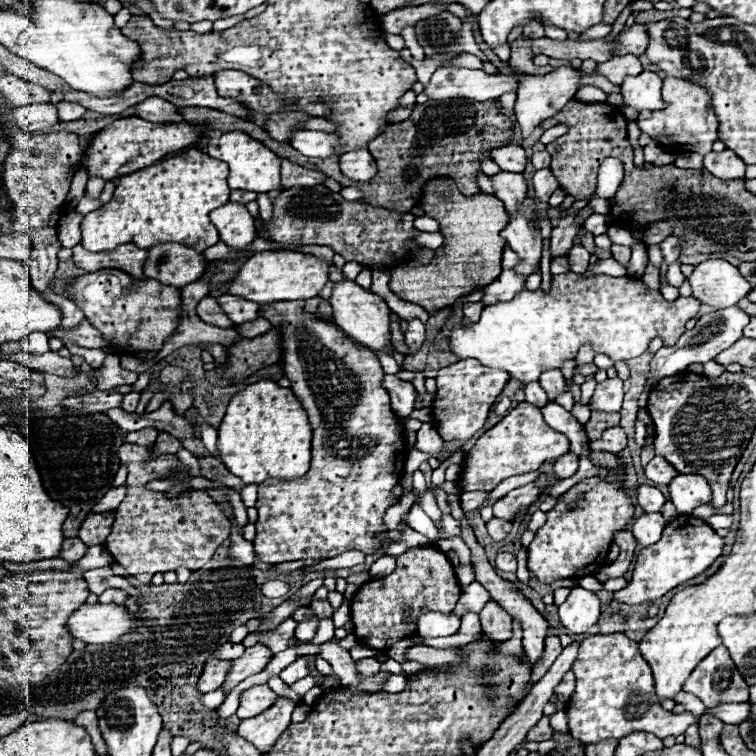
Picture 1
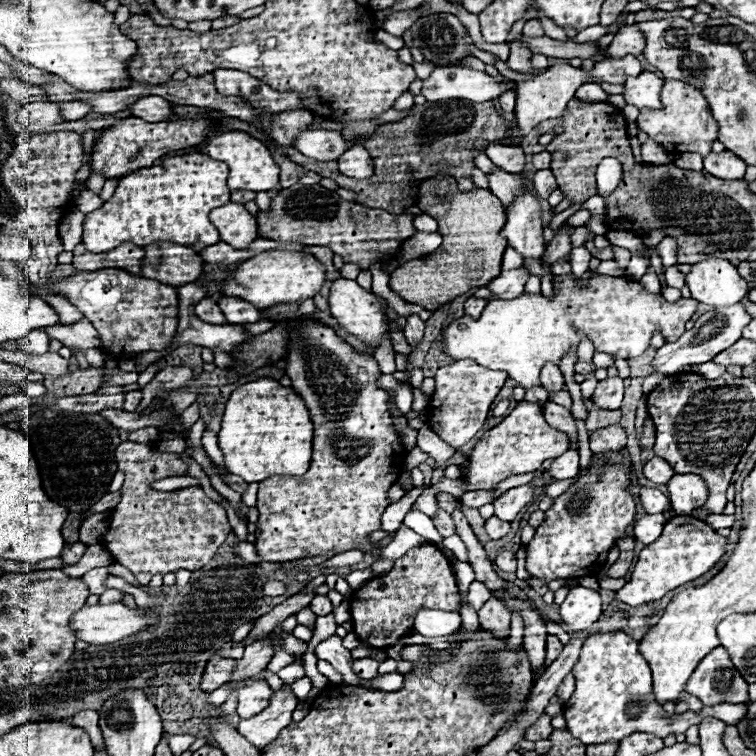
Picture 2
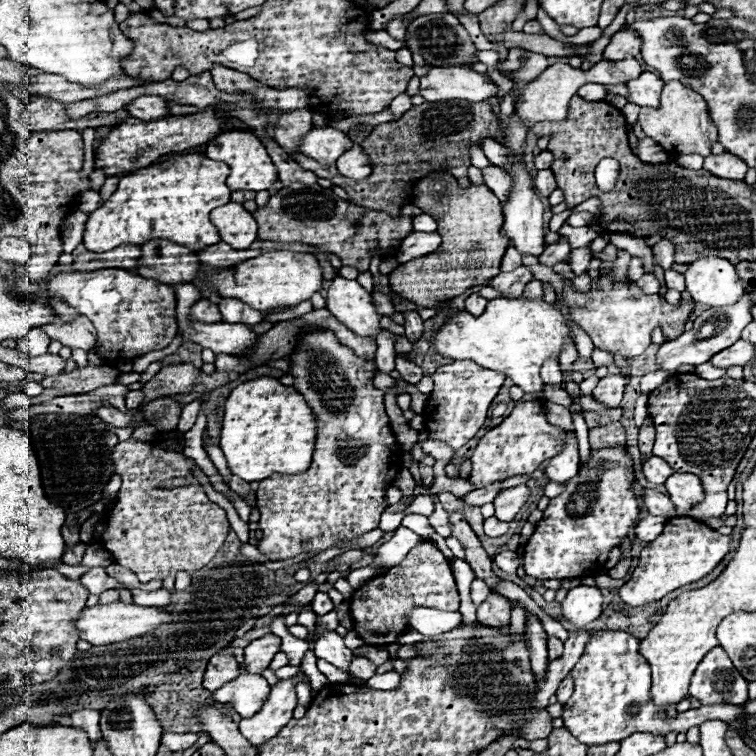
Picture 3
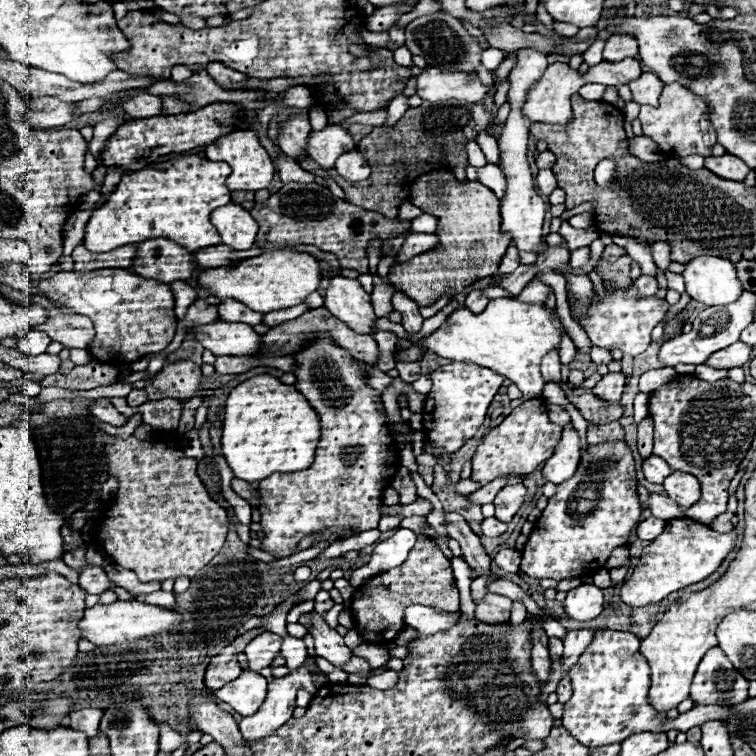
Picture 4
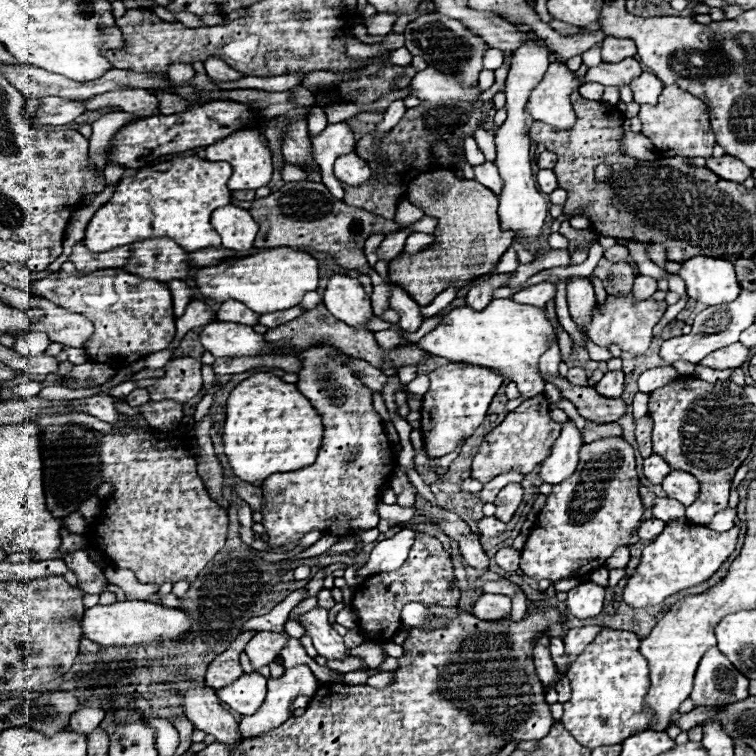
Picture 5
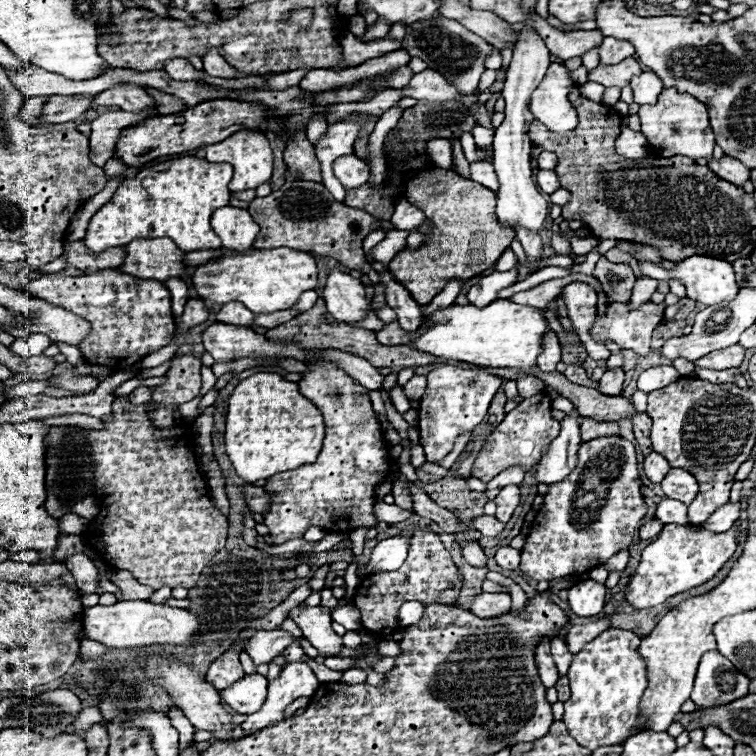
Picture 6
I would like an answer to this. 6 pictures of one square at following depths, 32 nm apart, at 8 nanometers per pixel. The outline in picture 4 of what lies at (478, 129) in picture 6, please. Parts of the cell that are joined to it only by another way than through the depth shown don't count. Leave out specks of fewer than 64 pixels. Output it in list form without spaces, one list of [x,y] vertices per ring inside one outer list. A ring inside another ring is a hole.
[[[480,134],[476,142],[480,144],[480,148],[482,148],[482,152],[486,154],[486,160],[488,160],[490,164],[500,164],[500,148],[498,148],[498,142],[496,142],[494,136],[490,136],[490,134]]]

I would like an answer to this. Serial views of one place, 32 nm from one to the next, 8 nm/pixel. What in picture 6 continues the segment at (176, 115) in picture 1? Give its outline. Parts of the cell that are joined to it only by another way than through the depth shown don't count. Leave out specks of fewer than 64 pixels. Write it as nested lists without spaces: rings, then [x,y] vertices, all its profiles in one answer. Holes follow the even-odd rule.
[[[126,84],[98,94],[92,100],[90,108],[96,108],[96,106],[118,106],[126,112],[142,112],[146,108],[156,108],[156,100],[144,88]]]

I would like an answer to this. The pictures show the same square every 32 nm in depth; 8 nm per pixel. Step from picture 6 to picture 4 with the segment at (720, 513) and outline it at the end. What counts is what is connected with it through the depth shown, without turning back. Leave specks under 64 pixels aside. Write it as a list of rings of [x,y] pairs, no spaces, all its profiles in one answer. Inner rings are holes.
[[[724,512],[724,514],[720,514],[720,516],[716,516],[716,522],[710,526],[712,530],[716,530],[716,532],[727,533],[734,528],[732,524],[730,524],[730,518],[732,518],[734,514],[728,514],[728,512]]]

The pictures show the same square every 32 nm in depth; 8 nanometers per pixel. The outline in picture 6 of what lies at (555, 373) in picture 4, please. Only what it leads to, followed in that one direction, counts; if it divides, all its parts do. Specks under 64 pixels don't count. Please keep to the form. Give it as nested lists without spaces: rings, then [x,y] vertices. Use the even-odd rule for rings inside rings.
[[[554,332],[546,334],[544,338],[544,350],[538,356],[538,368],[542,372],[556,372],[556,364],[560,362],[560,344]]]

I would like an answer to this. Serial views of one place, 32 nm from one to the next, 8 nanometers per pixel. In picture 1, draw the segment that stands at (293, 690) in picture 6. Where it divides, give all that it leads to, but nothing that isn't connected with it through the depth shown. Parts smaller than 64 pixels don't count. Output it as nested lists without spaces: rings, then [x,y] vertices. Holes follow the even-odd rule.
[[[280,696],[266,712],[242,720],[236,734],[266,754],[274,746],[274,740],[278,740],[278,736],[282,736],[282,732],[290,726],[290,714],[294,708],[296,704]]]

